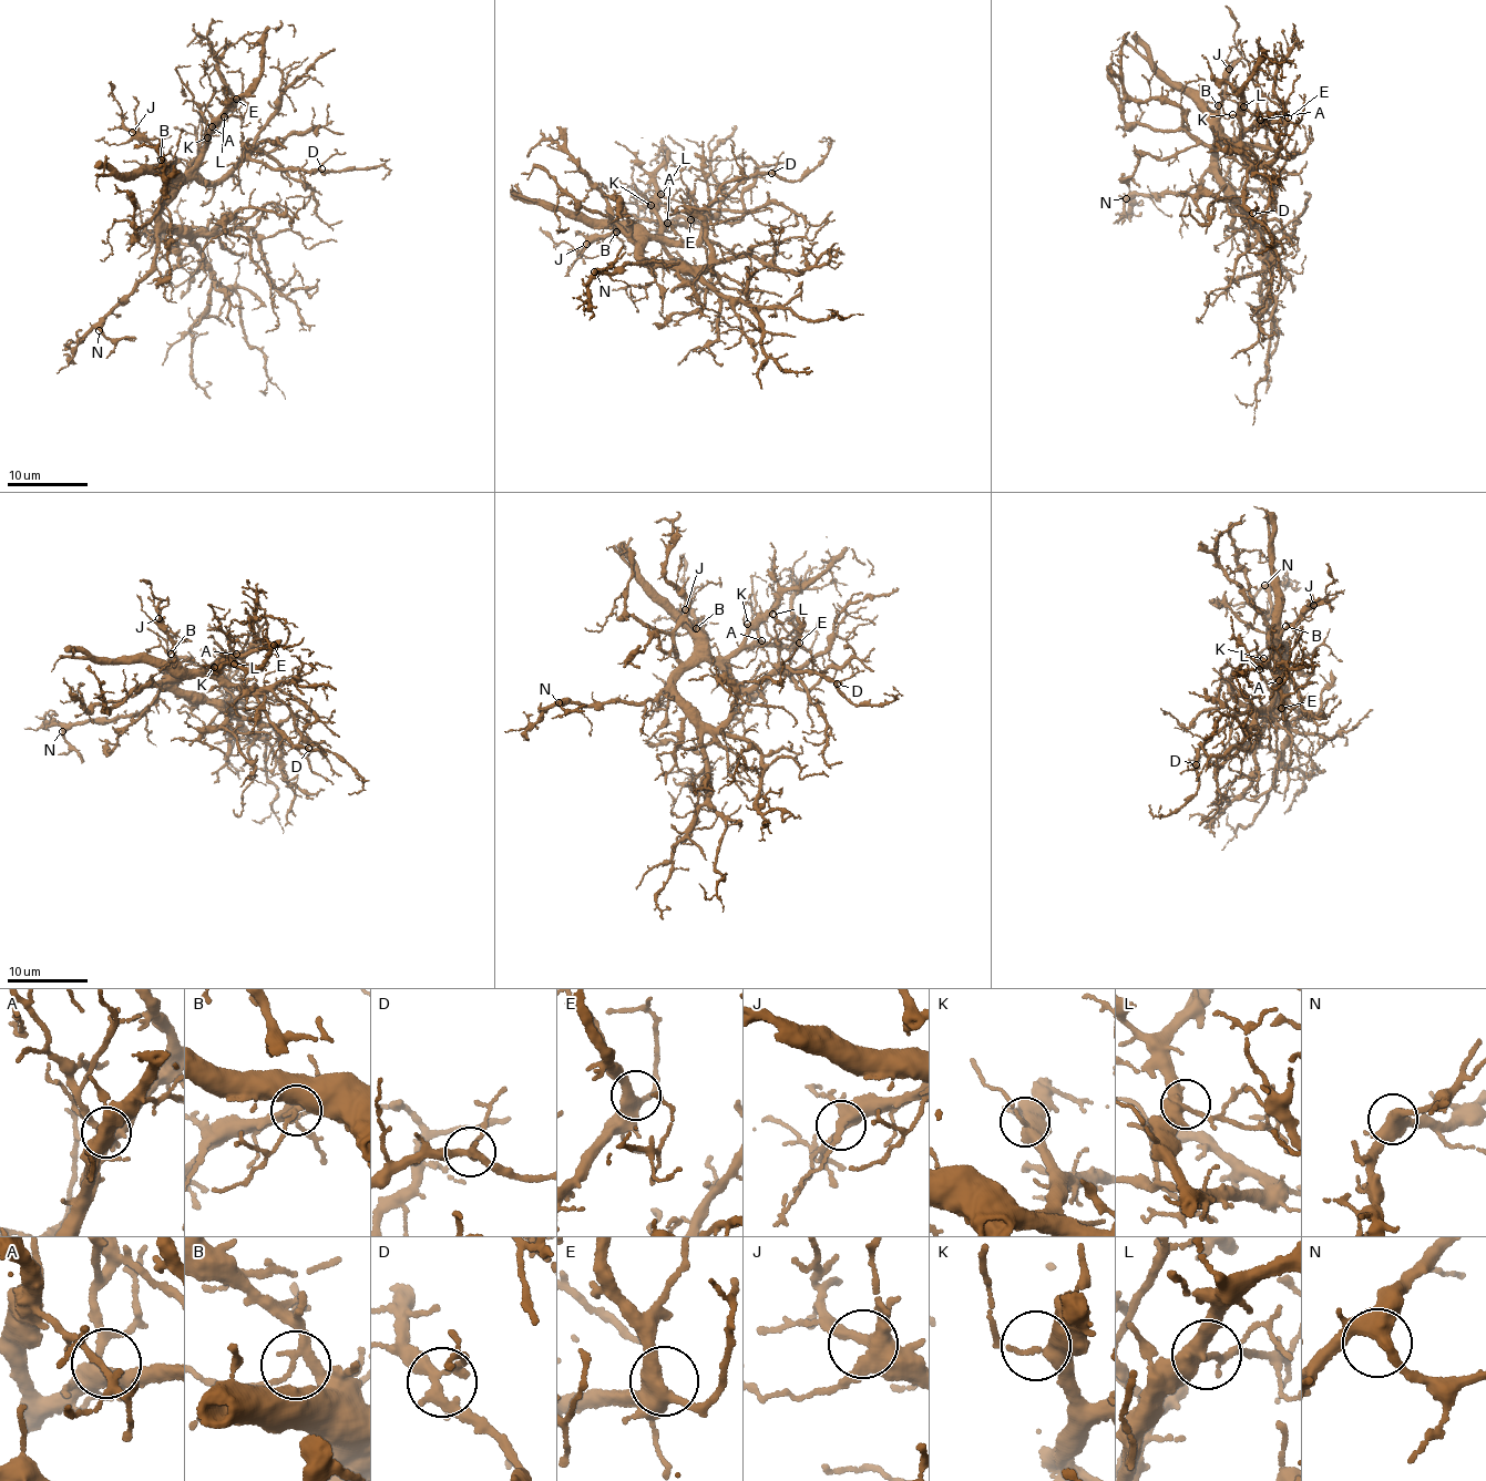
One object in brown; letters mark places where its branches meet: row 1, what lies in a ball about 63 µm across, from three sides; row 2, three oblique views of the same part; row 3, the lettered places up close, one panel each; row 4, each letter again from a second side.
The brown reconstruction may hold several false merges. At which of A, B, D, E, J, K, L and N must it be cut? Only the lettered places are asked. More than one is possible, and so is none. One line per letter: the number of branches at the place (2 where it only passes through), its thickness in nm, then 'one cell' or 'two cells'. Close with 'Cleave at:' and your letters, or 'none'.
A: branches 4; calibre 400 nm; one cell
B: branches 3; calibre 200 nm; one cell
D: branches 3; calibre 260 nm; one cell
E: branches 3; calibre 400 nm; one cell
J: branches 4; calibre 420 nm; one cell
K: branches 3; calibre 240 nm; one cell
L: branches 3; calibre 400 nm; one cell
N: branches 4; calibre 400 nm; one cell
Cleave at: none

